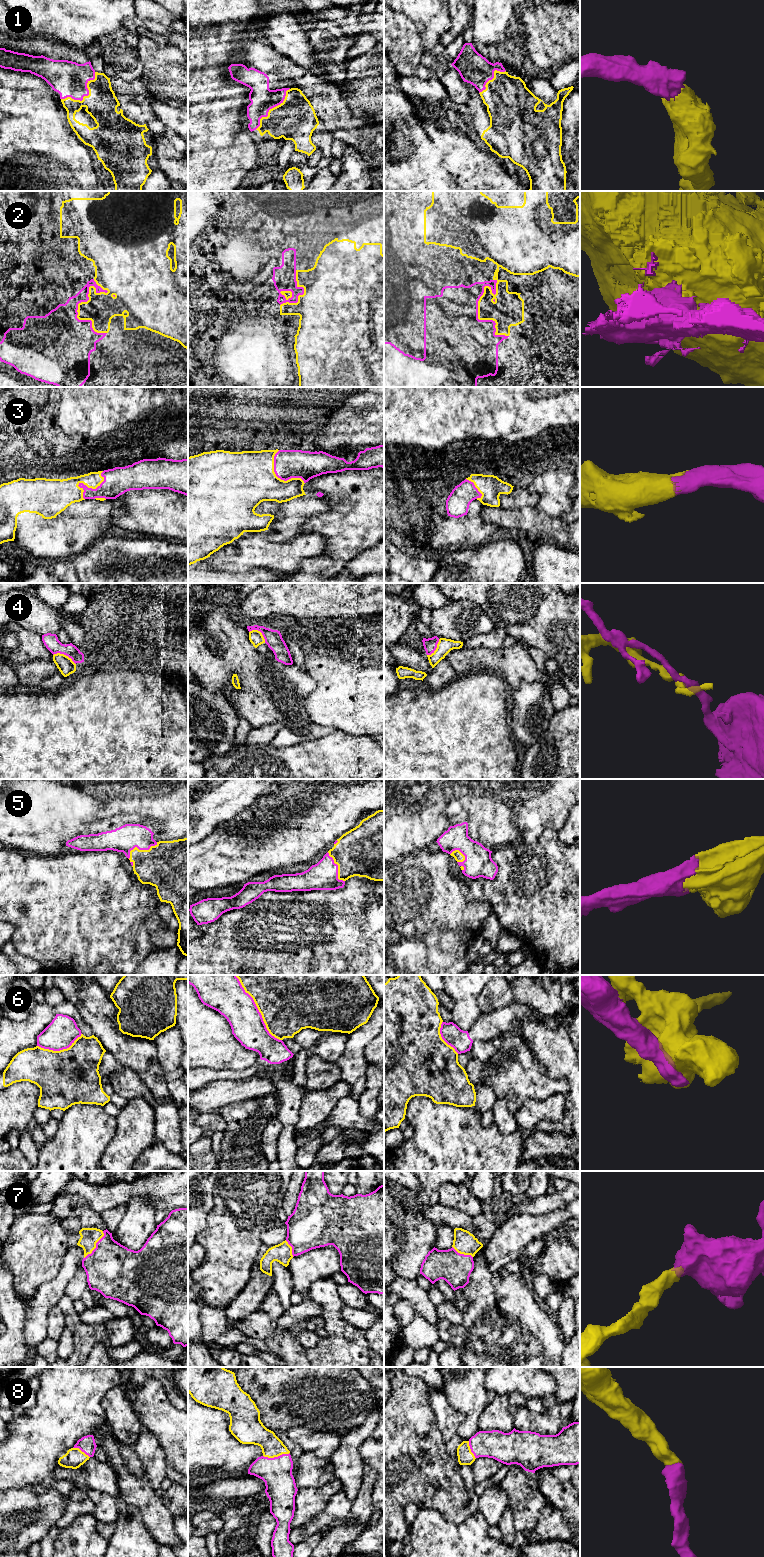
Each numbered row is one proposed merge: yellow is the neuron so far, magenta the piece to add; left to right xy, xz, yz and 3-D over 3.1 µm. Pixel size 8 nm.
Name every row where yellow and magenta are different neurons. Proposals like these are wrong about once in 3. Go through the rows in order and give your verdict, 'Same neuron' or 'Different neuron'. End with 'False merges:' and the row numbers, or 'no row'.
1: Same neuron
2: Different neuron
3: Same neuron
4: Different neuron
5: Same neuron
6: Different neuron
7: Same neuron
8: Same neuron
False merges: 2, 4, 6

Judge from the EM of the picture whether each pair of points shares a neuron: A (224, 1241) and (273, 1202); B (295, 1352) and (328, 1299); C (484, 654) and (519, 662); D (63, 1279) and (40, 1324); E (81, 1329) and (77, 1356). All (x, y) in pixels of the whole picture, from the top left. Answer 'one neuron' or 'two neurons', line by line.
A: one neuron
B: two neurons
C: one neuron
D: one neuron
E: one neuron

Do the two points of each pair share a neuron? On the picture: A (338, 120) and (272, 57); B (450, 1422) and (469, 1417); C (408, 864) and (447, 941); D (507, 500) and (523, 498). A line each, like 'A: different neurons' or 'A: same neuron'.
A: same neuron
B: different neurons
C: same neuron
D: same neuron

